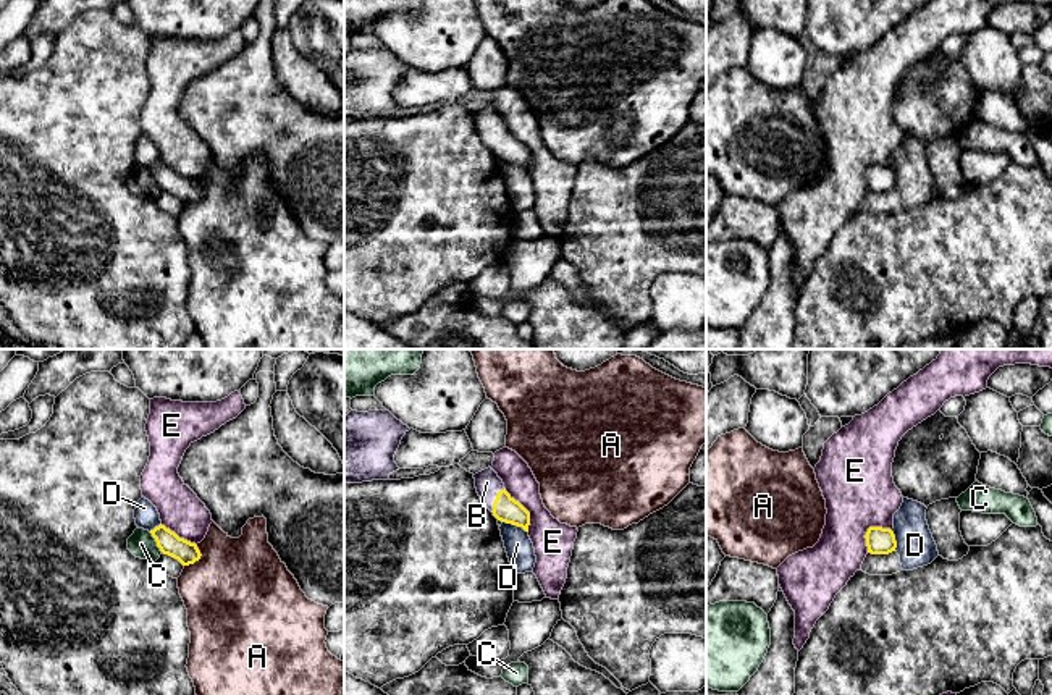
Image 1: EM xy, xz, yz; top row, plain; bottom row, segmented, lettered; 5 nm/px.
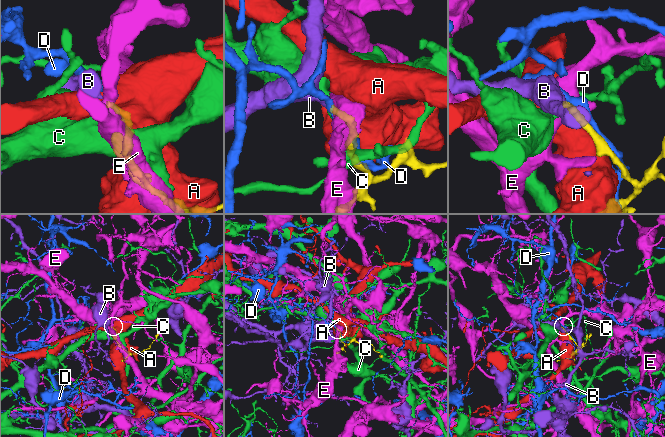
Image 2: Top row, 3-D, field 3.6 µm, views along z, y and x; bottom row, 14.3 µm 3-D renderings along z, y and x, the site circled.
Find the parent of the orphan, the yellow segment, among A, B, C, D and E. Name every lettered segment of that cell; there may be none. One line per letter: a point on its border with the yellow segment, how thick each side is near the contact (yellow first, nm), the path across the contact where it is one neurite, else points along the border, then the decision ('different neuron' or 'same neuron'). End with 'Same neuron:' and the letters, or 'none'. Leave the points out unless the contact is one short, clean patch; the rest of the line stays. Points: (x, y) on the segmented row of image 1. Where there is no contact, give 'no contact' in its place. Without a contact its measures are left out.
A: contact xy (197, 560); calibres 110 and 500 nm; different neuron
B: contact xz (495, 500); calibres 130 and 130 nm; way xz (506, 509), (495, 500), (487, 482); same neuron
C: contact xy (155, 540); calibres 110 and 140 nm; different neuron
D: contact xz (516, 524); calibres 130 and 140 nm; different neuron
E: contact xz (526, 509); calibres 130 and 200 nm; border xz (504, 487), (529, 513), (529, 530); different neuron
Same neuron: B

